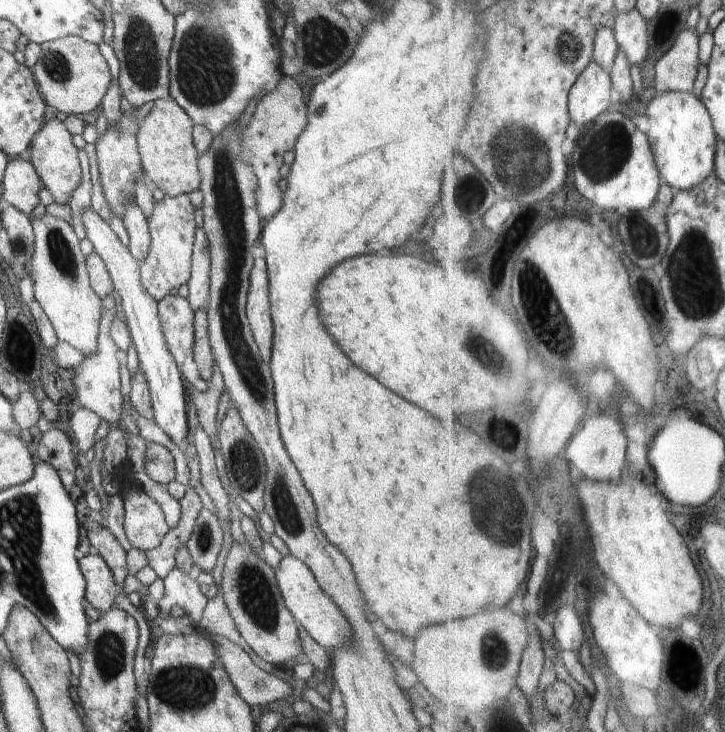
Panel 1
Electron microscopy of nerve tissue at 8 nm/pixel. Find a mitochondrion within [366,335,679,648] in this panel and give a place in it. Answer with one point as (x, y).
(502, 502)

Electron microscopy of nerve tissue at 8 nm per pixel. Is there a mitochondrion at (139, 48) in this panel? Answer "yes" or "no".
yes

